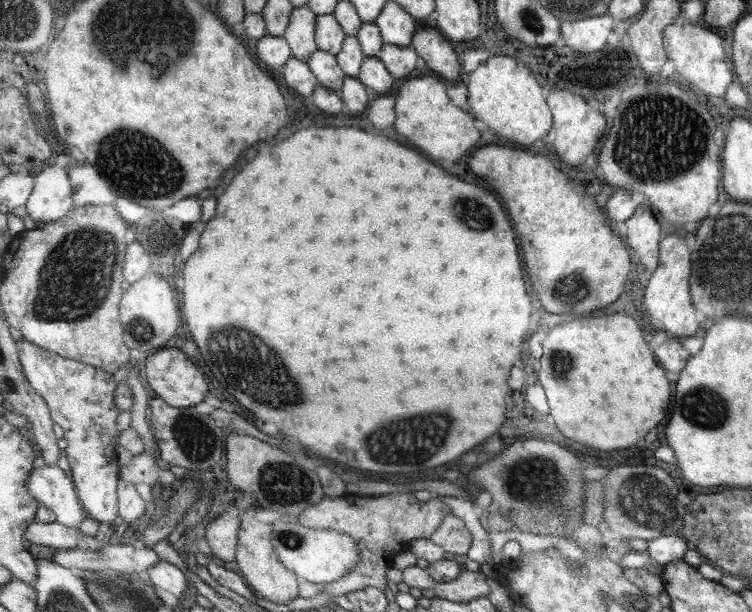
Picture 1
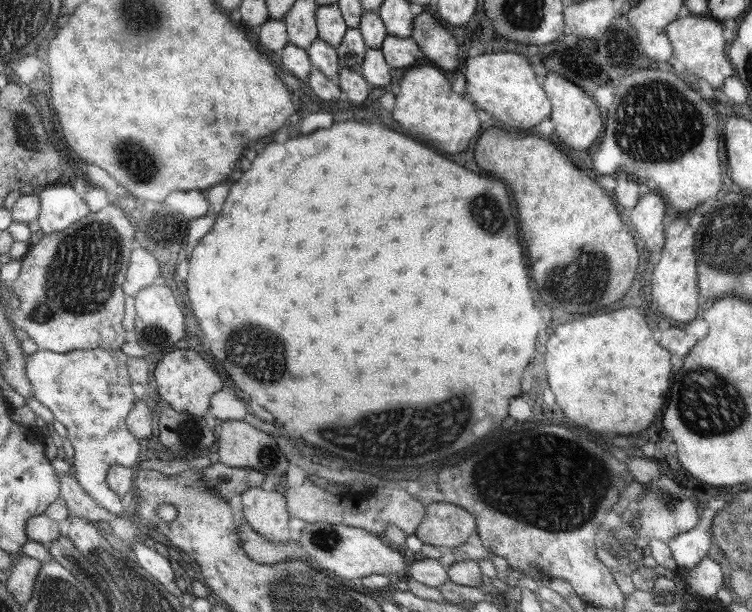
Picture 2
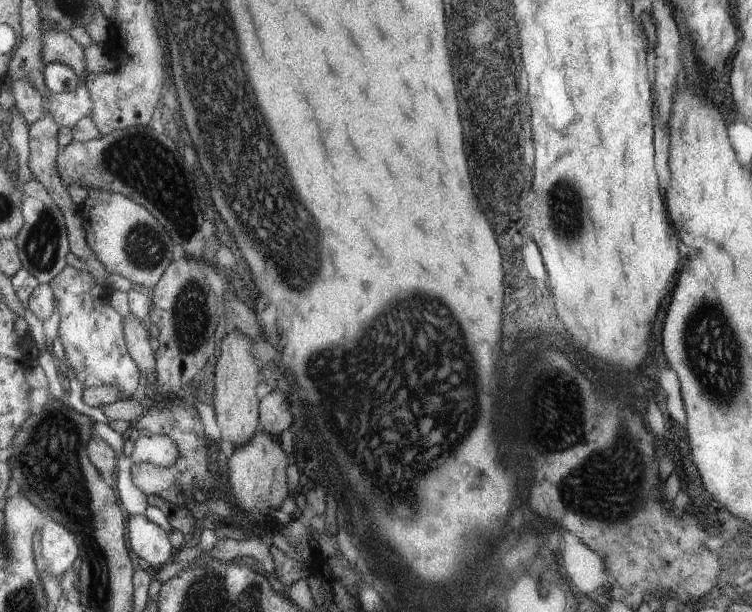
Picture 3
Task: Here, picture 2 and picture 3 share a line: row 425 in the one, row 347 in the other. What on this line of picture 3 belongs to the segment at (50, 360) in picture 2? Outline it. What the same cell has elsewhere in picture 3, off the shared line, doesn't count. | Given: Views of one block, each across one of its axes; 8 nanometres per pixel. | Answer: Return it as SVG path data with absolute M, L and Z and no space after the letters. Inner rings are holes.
M68 265L62 274L59 274L52 282L52 288L56 292L61 313L59 336L65 347L67 359L77 373L77 378L85 389L98 388L100 386L116 386L122 390L122 398L130 399L130 396L138 388L138 364L129 354L126 344L126 319L114 306L112 306L112 291L98 284L89 271L78 270Z

